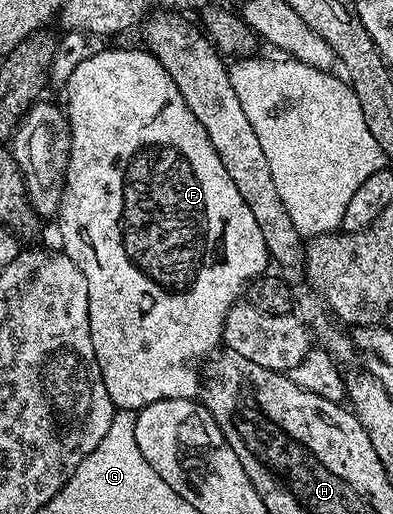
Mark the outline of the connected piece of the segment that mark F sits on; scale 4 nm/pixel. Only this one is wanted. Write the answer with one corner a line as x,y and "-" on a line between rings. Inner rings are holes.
110,47
107,51
95,50
94,55
80,61
64,86
66,103
64,110
70,120
70,146
66,161
66,173
62,184
62,200
56,216
58,235
62,238
61,250
84,273
88,281
88,313
92,349
108,389
108,397
115,408
135,413
156,401
165,399
193,399
200,391
200,371
194,368
194,359
205,360
219,350
222,343
222,326
234,304
243,298
244,288
251,279
258,278
271,262
270,251
266,248
264,233
252,217
252,209
240,197
240,189
232,185
224,161
216,153
204,125
196,121
192,109
180,97
180,89
172,77
160,65
160,61
149,50
137,51
134,47

